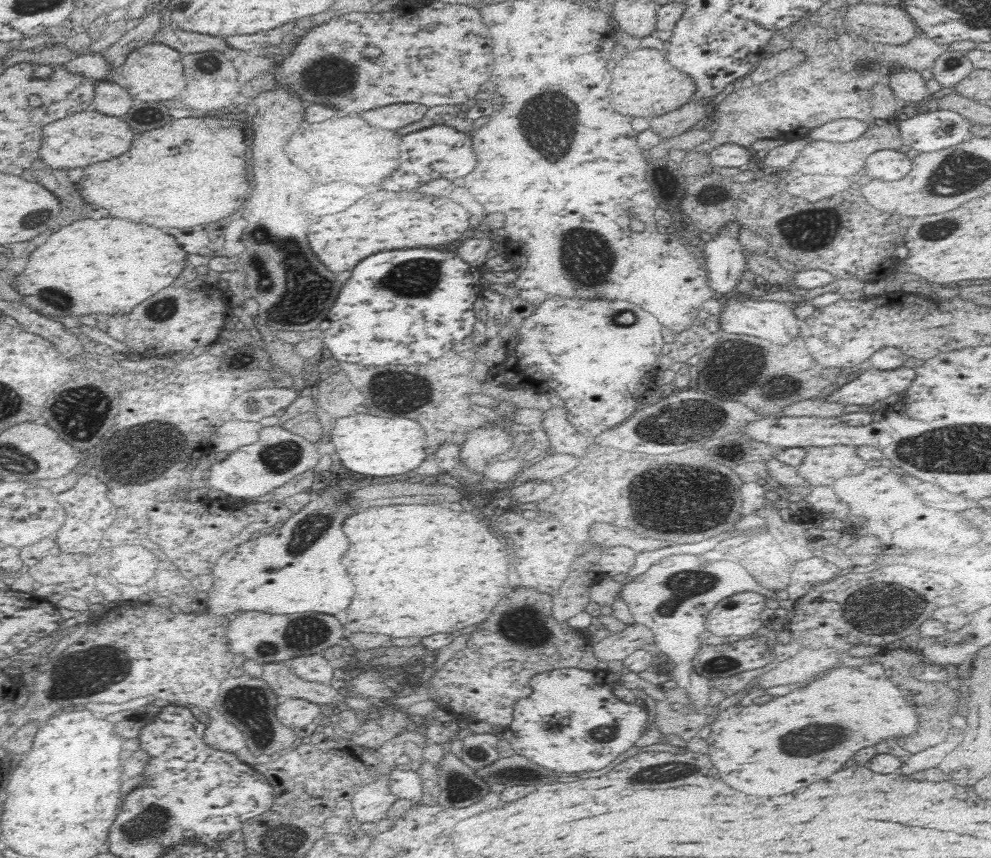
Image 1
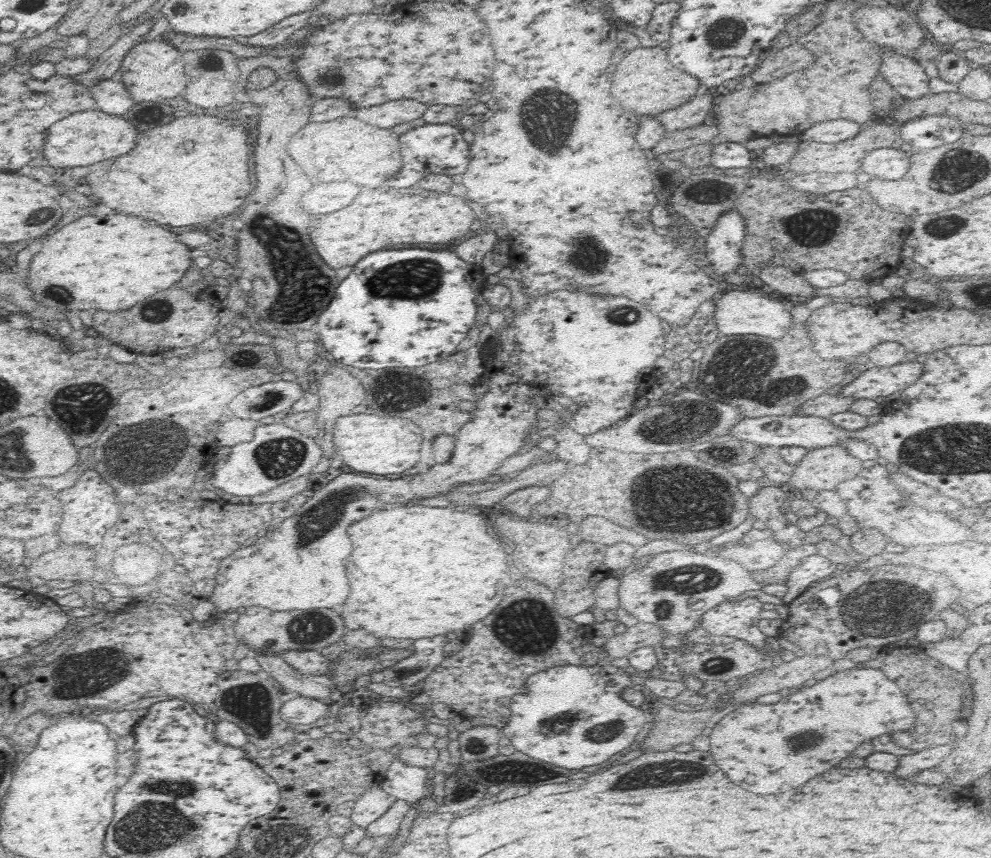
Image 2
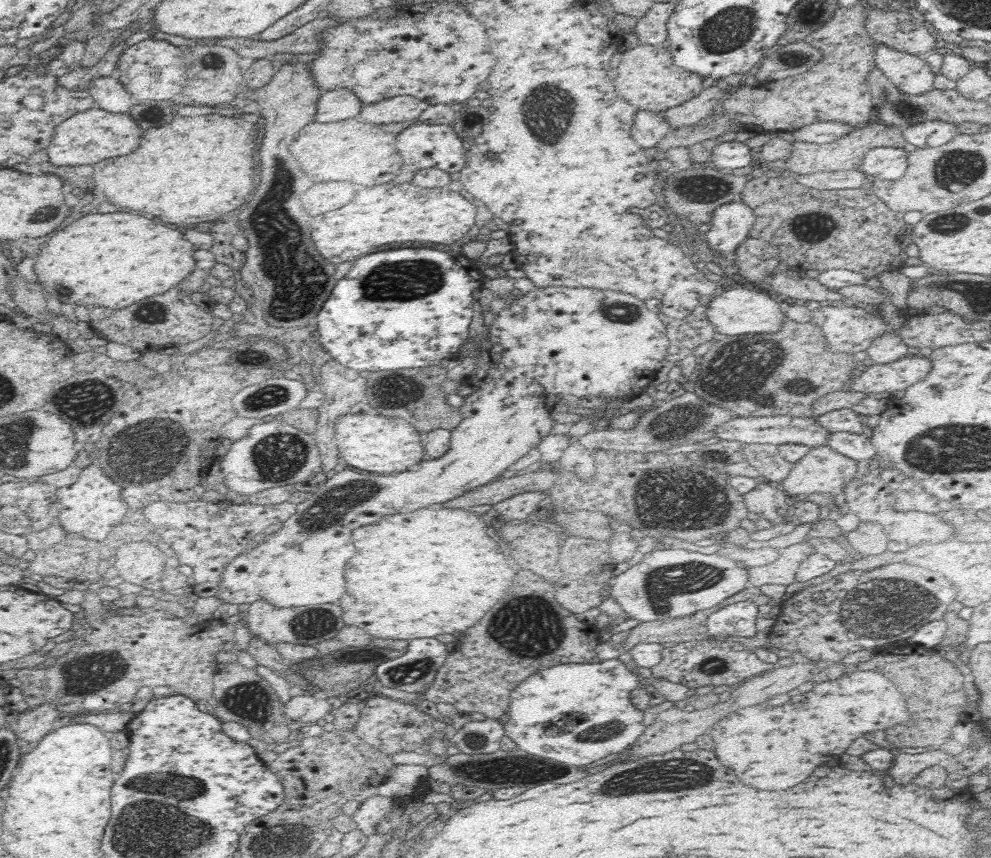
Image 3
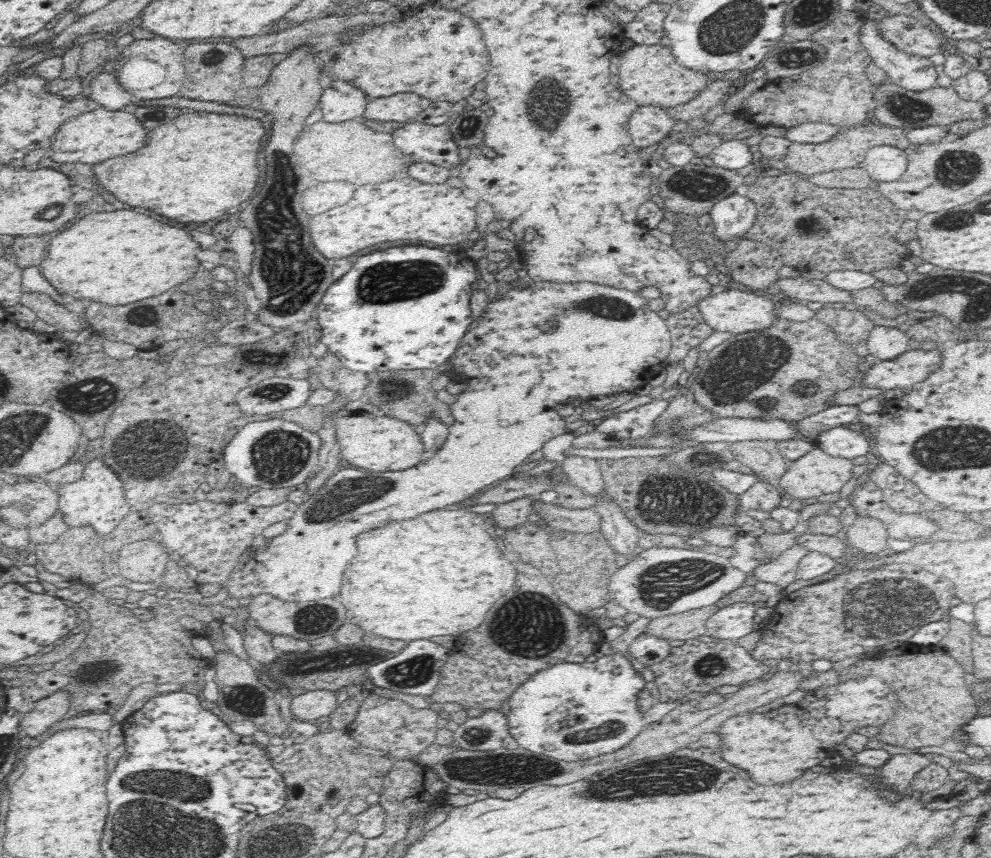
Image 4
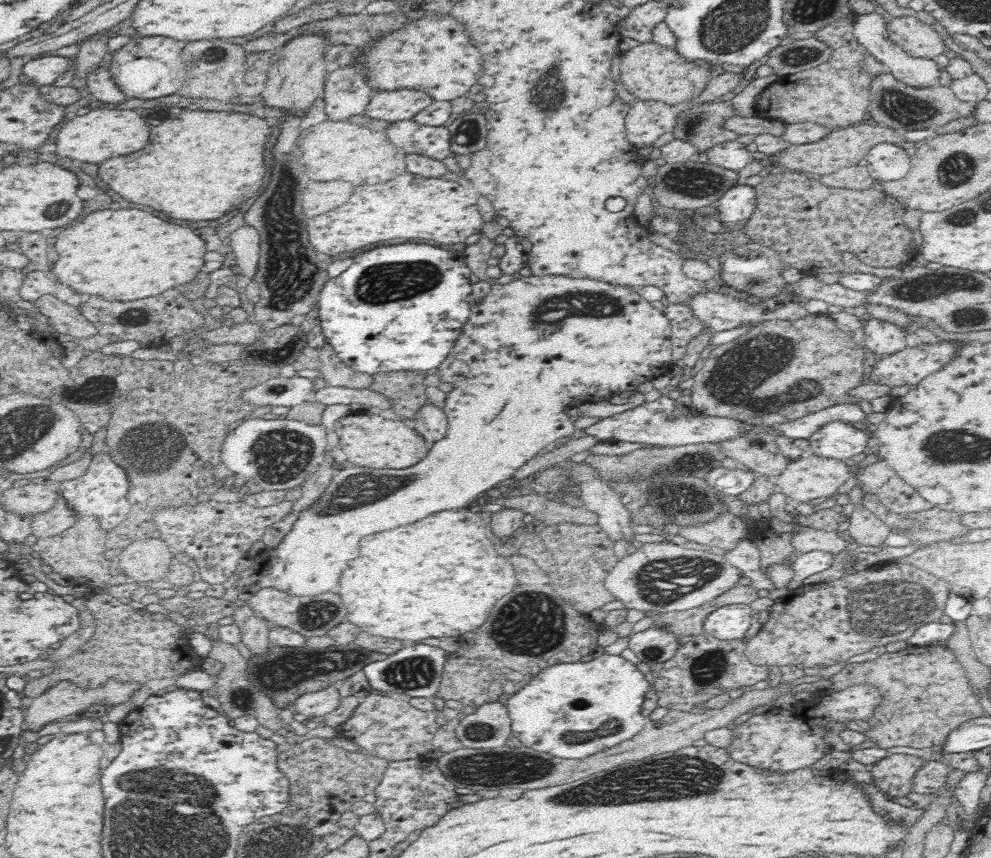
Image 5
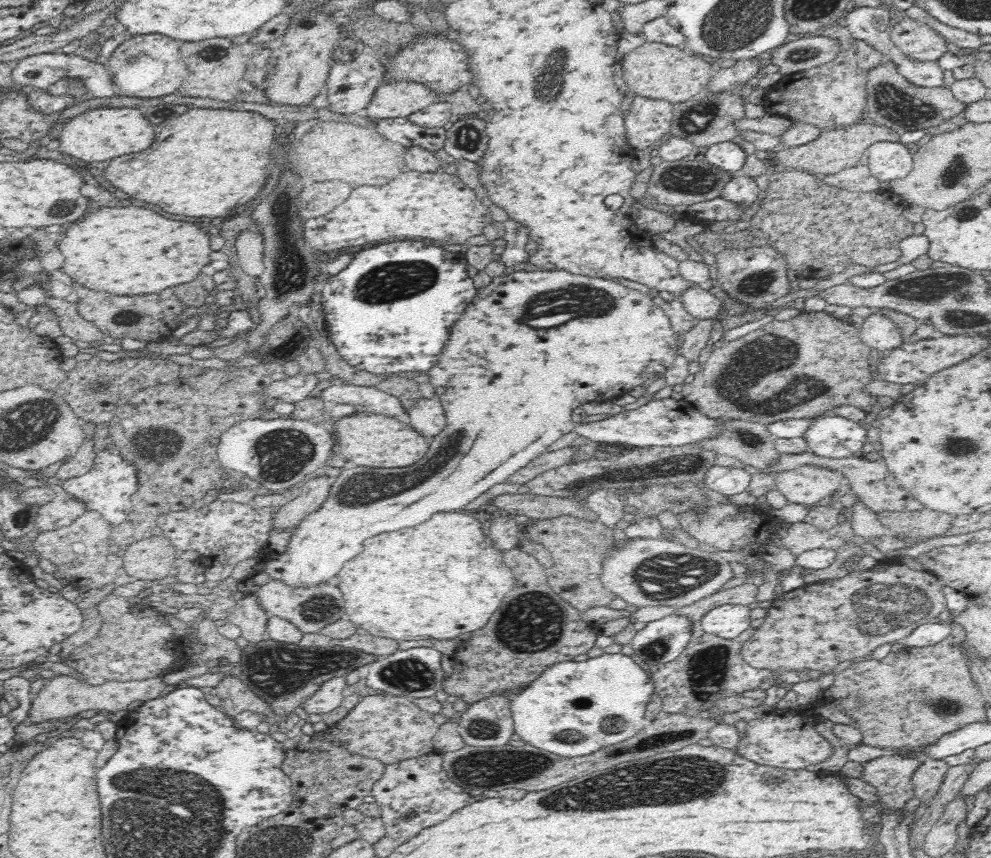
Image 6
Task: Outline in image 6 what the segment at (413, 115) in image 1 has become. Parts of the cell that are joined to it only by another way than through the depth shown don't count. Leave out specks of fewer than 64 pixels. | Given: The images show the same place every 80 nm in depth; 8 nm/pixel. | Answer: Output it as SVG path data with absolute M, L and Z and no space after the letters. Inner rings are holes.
M416 82L382 83L363 113L373 119L404 118L437 101L437 94Z

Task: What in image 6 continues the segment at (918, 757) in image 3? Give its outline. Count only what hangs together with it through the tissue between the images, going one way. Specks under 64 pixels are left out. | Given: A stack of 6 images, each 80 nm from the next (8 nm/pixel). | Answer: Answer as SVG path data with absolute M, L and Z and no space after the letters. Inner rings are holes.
M887 752L863 764L861 779L876 788L884 808L904 808L915 797L912 778L921 763L921 758Z

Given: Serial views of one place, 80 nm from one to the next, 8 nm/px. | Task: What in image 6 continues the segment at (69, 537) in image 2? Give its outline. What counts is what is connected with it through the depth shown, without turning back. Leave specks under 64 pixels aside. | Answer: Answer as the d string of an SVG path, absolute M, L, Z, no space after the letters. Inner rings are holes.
M108 446L96 453L94 464L87 473L63 481L61 487L68 496L82 500L87 510L96 510L110 526L124 522L126 514L132 510L130 496L138 490L138 472L128 461L124 461L114 446Z

